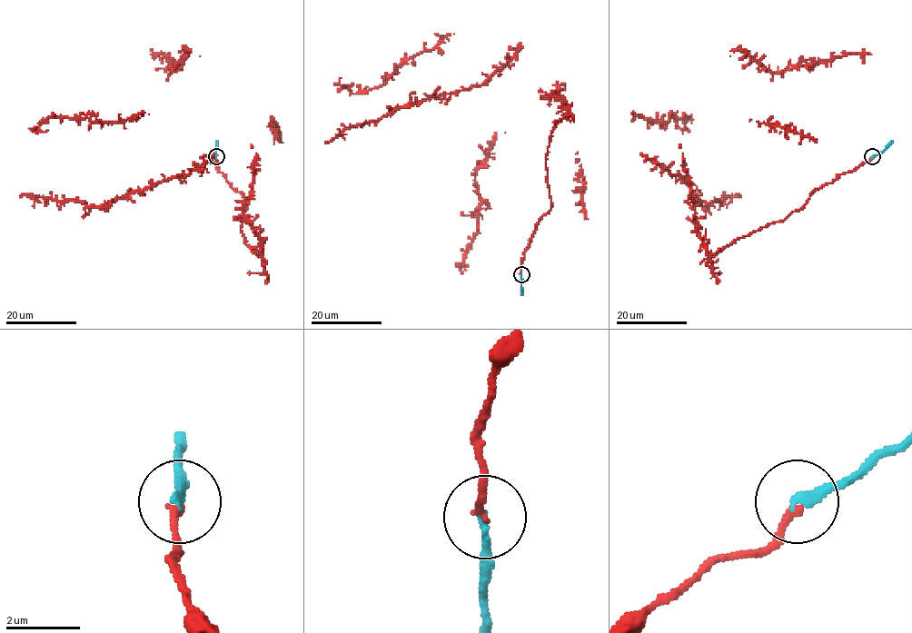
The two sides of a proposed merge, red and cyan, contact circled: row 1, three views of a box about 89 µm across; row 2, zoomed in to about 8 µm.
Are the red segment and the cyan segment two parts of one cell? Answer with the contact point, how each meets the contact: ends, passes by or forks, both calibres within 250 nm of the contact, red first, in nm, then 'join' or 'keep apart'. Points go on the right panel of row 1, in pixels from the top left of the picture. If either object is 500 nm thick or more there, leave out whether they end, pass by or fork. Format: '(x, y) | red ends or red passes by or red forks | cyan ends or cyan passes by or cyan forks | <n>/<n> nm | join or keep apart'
(872, 156) | red ends | cyan ends | 200/200 nm | join

